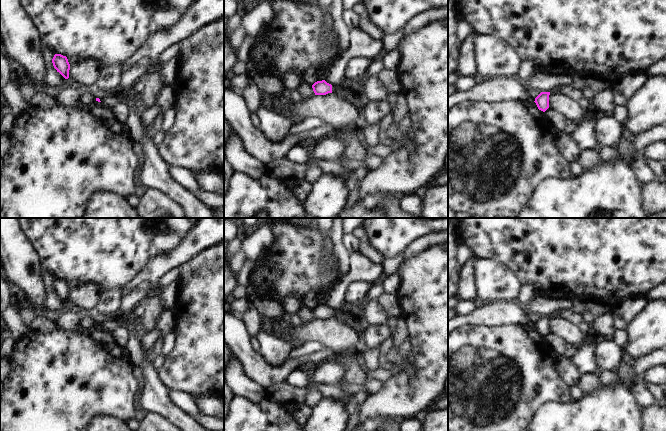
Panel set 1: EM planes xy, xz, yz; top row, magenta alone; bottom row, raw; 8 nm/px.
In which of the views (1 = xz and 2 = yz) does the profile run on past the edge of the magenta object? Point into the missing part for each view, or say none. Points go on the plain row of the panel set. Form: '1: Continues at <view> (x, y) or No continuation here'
1: No continuation here
2: No continuation here

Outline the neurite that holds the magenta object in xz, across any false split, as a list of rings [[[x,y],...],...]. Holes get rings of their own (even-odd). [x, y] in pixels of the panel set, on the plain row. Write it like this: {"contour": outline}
{"contour": [[[325,304],[317,305],[312,309],[315,319],[326,319],[332,317],[332,309]]]}

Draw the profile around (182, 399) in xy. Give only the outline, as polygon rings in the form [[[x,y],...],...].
[[[169,388],[167,394],[170,401],[192,419],[197,421],[198,417],[203,415],[196,405],[194,396],[187,391]]]

